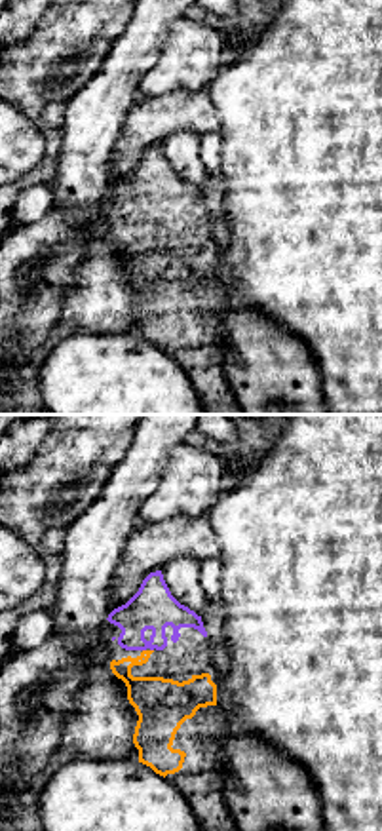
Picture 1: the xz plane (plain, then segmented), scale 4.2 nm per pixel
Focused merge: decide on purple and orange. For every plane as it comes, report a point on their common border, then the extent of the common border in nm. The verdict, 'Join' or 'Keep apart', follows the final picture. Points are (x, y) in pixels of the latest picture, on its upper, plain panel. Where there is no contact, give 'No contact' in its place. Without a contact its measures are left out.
No contact

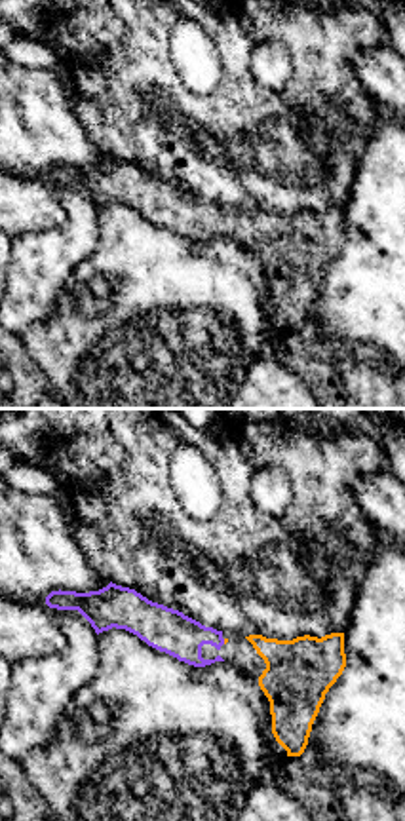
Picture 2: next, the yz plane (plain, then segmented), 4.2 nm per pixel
Touches purple at (223, 215). Shared border 30 nm

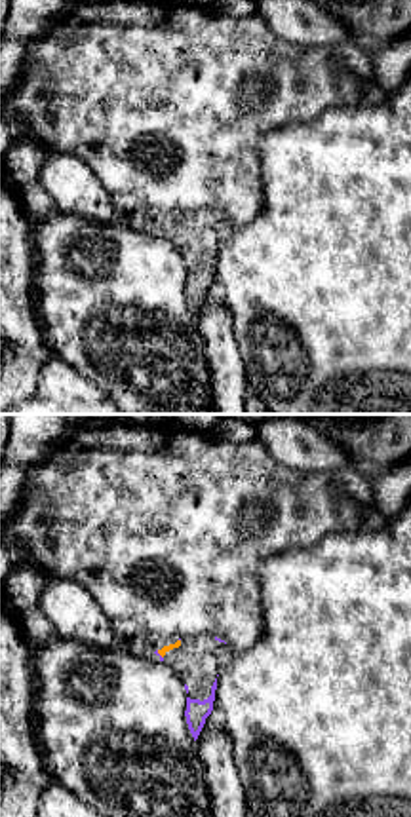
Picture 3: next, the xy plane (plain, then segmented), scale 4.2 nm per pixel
Touches purple at (158, 228). Shared border 50 nm

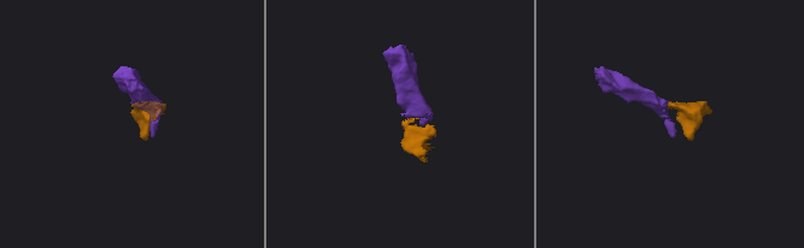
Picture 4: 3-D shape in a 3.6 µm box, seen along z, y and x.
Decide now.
Join

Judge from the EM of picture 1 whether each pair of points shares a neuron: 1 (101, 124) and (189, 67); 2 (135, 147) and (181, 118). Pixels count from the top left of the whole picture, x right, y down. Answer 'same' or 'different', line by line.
1: different
2: same

